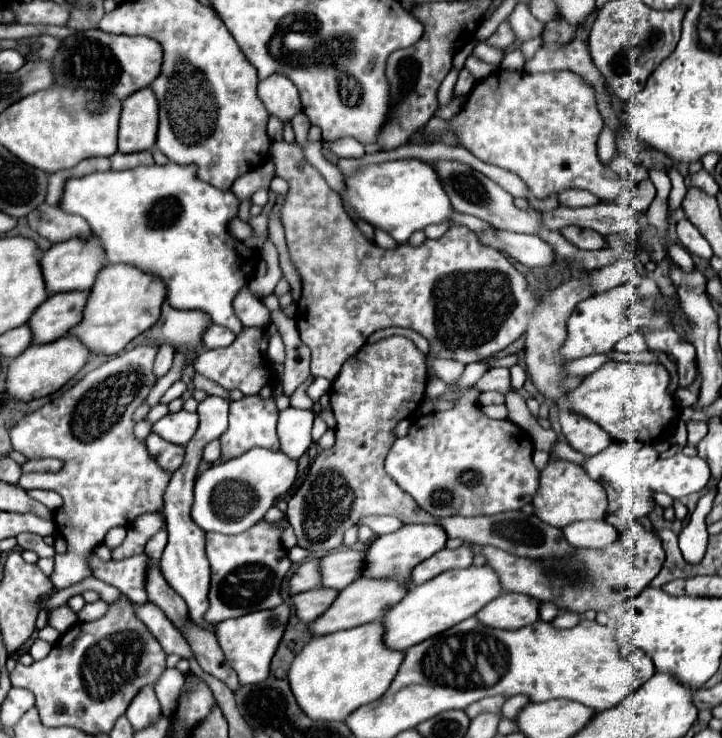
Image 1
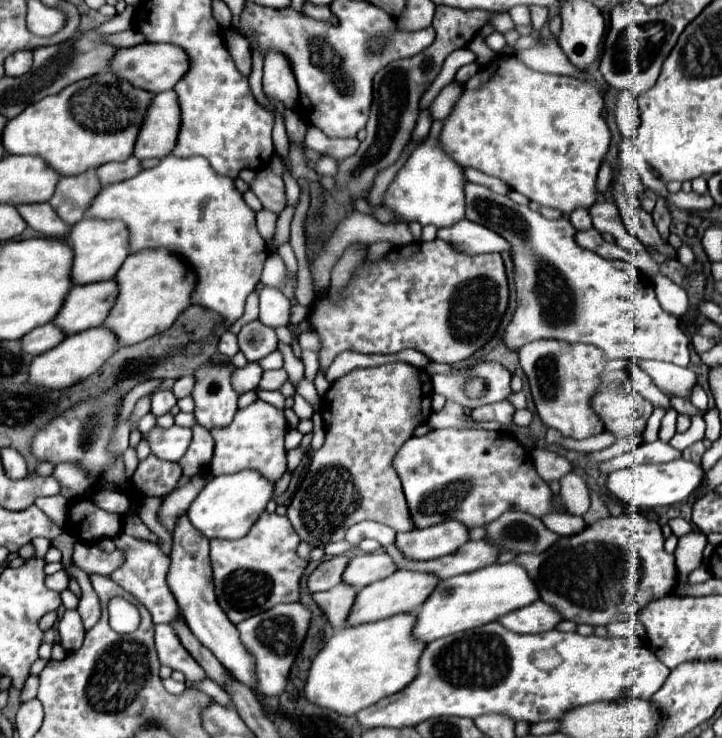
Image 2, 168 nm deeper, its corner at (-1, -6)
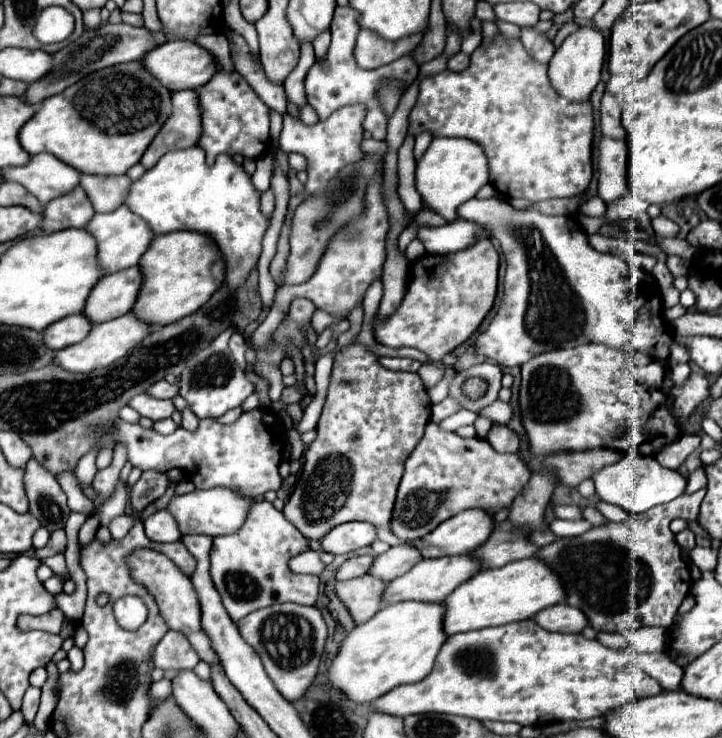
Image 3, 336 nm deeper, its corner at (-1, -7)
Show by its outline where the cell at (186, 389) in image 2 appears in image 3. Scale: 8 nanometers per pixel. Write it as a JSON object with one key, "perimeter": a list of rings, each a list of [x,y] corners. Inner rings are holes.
{"perimeter":[[[159,380],[147,392],[151,396],[155,396],[155,398],[175,398],[179,394],[179,386],[177,384],[169,384],[165,380]]]}

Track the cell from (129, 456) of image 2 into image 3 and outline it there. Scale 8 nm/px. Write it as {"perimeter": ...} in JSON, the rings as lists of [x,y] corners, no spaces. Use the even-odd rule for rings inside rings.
{"perimeter":[[[119,480],[117,486],[115,486],[115,490],[113,490],[113,494],[111,494],[111,498],[107,502],[103,502],[101,508],[99,508],[99,512],[97,512],[99,520],[101,520],[101,526],[107,526],[113,518],[125,514],[127,496],[129,496],[127,494],[127,484],[123,480]]]}

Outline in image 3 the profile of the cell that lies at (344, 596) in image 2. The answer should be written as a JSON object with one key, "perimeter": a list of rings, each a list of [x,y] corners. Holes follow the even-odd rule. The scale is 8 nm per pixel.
{"perimeter":[[[365,574],[347,582],[337,582],[335,594],[339,594],[339,600],[351,610],[353,622],[363,624],[381,608],[383,588],[385,584],[381,580]]]}

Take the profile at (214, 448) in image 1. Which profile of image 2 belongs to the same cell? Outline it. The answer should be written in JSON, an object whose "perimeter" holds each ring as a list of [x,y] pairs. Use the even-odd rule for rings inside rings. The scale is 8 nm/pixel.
{"perimeter":[[[199,423],[191,425],[191,431],[193,431],[193,441],[191,441],[187,453],[179,459],[179,465],[181,465],[185,477],[193,477],[209,465],[209,461],[213,457],[213,445],[215,445],[211,433],[207,429],[203,429]]]}

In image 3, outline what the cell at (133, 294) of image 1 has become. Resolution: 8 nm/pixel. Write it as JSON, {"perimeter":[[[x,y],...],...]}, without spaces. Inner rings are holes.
{"perimeter":[[[171,232],[151,240],[147,252],[139,260],[139,270],[143,270],[143,286],[131,314],[149,326],[167,326],[199,310],[211,298],[223,282],[225,262],[209,236]]]}

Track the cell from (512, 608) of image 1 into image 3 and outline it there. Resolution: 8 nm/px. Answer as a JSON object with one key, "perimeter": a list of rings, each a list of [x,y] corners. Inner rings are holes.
{"perimeter":[[[563,602],[539,610],[539,614],[535,614],[533,620],[549,632],[581,632],[587,626],[585,614]]]}

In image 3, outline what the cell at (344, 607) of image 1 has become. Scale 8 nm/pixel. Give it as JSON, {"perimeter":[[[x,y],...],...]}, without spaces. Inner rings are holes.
{"perimeter":[[[445,556],[445,558],[433,558],[433,560],[421,560],[417,562],[407,574],[395,578],[389,582],[383,590],[383,606],[391,606],[395,602],[405,602],[405,600],[415,600],[415,602],[443,602],[459,582],[465,582],[471,578],[471,574],[479,572],[479,566],[471,556]]]}

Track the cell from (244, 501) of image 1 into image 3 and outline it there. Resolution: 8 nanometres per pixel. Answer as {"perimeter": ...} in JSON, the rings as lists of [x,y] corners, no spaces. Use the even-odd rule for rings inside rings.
{"perimeter":[[[215,486],[209,490],[193,490],[189,494],[175,496],[167,508],[175,516],[181,534],[207,534],[215,538],[235,534],[243,526],[243,520],[247,518],[251,504],[253,498],[243,492],[235,492],[235,488]]]}

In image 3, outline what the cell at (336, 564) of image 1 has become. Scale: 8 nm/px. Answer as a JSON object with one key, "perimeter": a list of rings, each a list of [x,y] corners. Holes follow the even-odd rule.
{"perimeter":[[[401,544],[401,546],[393,546],[389,548],[385,554],[379,554],[373,564],[371,570],[367,572],[373,578],[383,580],[385,584],[403,576],[407,570],[411,570],[417,562],[421,560],[421,554],[417,548],[413,548],[411,544]]]}

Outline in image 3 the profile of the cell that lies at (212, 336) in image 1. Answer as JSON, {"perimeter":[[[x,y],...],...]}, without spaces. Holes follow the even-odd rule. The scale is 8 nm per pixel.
{"perimeter":[[[235,332],[235,334],[231,336],[231,340],[229,340],[229,350],[231,350],[231,354],[233,354],[235,362],[237,362],[241,368],[245,368],[245,366],[247,366],[247,364],[245,364],[245,350],[247,350],[247,342],[243,340],[243,336],[241,336],[239,332]]]}

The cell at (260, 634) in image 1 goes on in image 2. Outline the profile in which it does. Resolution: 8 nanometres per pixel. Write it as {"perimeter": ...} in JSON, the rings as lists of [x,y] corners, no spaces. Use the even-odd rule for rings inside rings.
{"perimeter":[[[281,603],[273,609],[249,617],[237,625],[243,645],[257,659],[257,687],[263,695],[281,695],[287,685],[287,677],[297,659],[297,653],[305,641],[311,623],[311,611],[303,603]]]}

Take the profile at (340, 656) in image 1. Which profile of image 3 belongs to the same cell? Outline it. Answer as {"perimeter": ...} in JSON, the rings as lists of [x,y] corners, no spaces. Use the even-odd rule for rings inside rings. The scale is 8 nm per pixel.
{"perimeter":[[[397,602],[381,608],[371,620],[355,626],[345,636],[339,654],[329,666],[329,682],[347,694],[351,702],[369,704],[403,684],[421,682],[433,668],[433,660],[447,638],[443,634],[443,604]]]}

